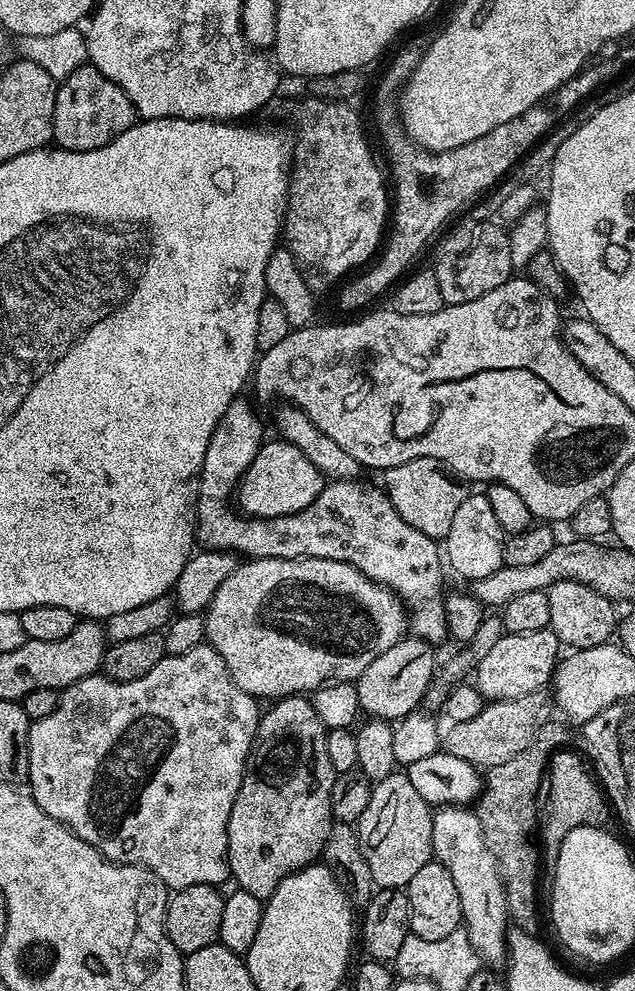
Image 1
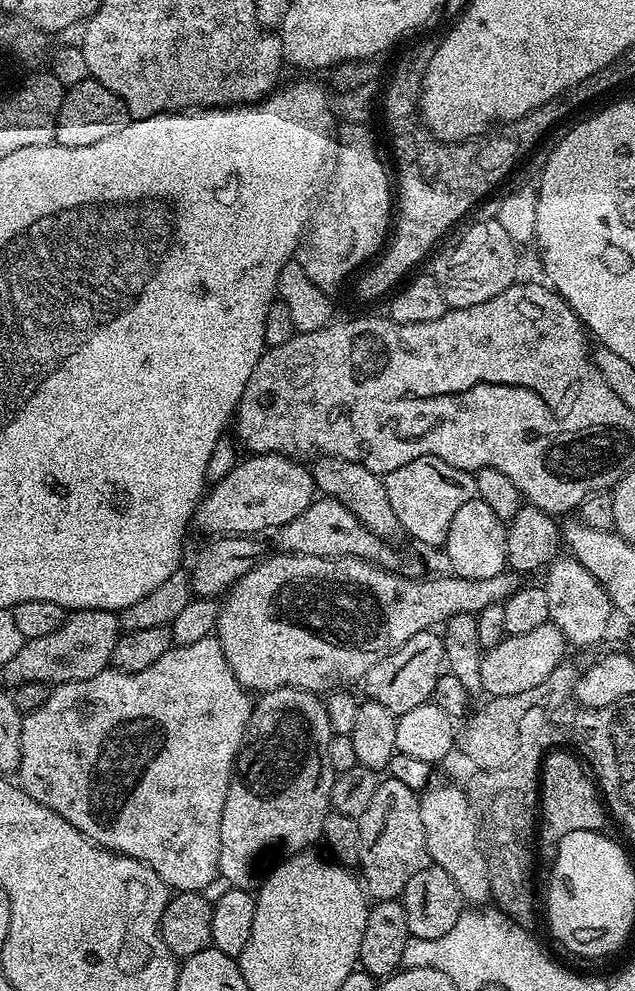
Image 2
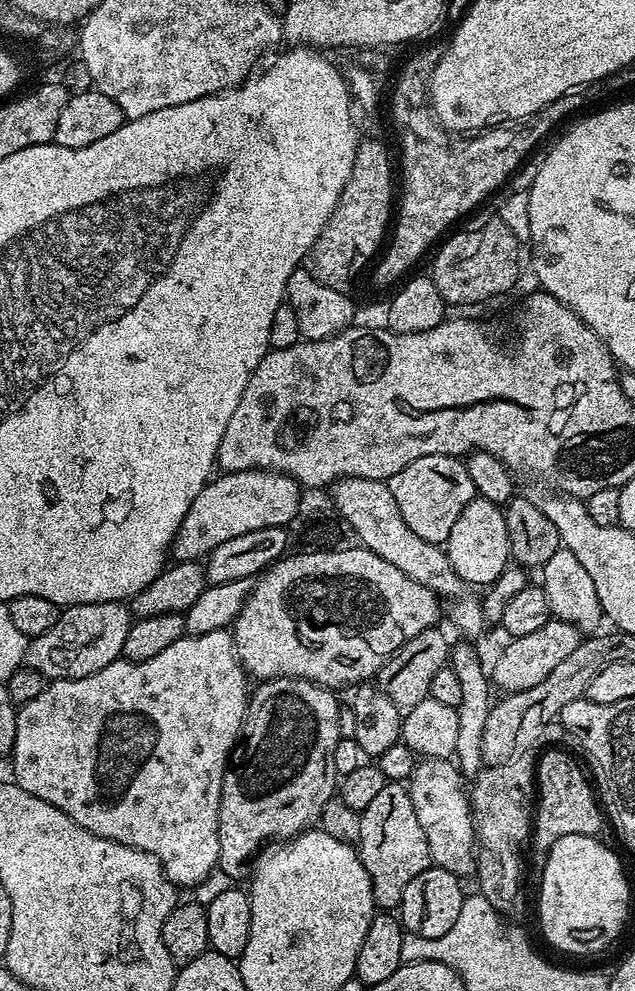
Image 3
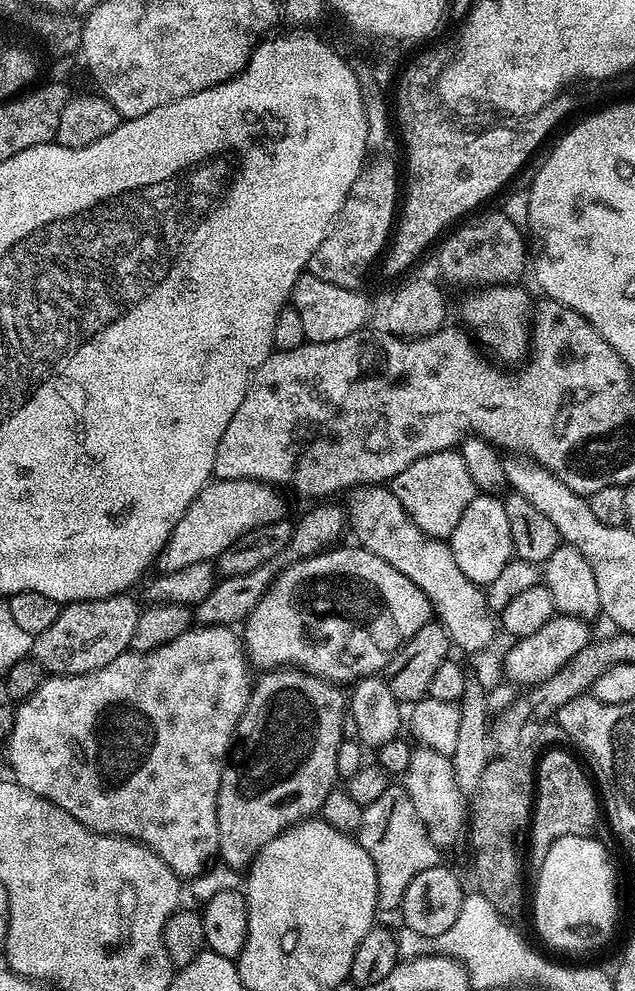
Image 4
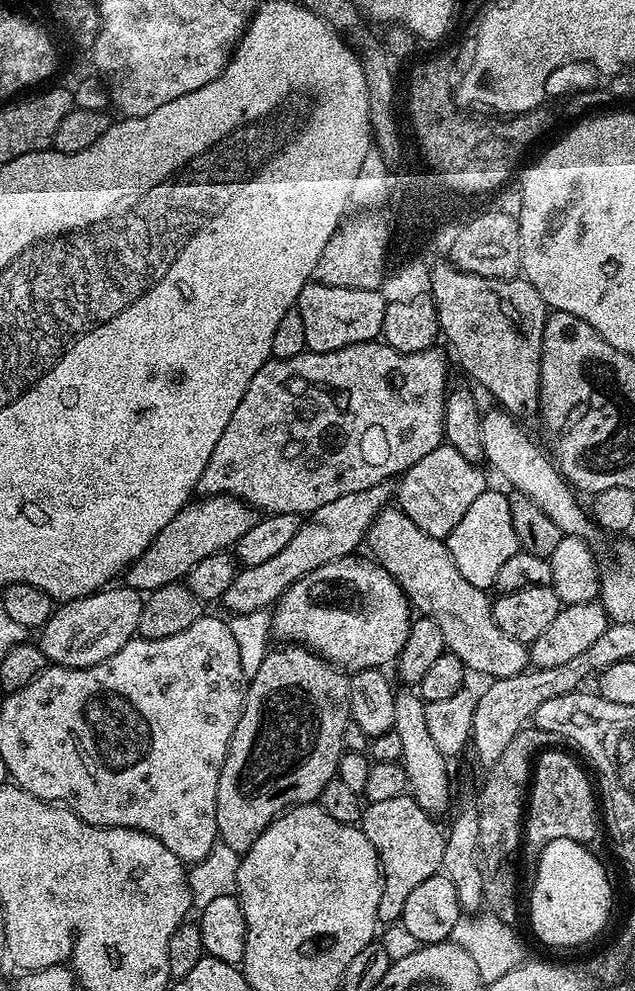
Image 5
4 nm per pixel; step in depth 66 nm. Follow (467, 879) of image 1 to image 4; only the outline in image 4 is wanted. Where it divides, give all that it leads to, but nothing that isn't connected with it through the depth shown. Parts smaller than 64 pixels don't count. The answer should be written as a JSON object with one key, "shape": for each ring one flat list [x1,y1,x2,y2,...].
{"shape":[[417,747,409,751,408,765,402,773,402,787,410,794,410,802,414,802,414,810,418,810,418,818,422,818,432,843,447,850,463,832,465,835,466,797,458,790,451,759,432,748]]}

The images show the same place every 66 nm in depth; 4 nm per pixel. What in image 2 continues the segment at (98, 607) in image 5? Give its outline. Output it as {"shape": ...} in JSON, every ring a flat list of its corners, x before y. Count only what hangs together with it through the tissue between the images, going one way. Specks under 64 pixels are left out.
{"shape":[[72,610,64,617,64,624,54,630,54,634,46,634,46,638,34,638,25,640,22,650,10,658,10,662,2,670,5,685,15,686,26,682,46,682,50,686,65,684,66,682,78,682,86,678,94,678,94,674,105,671,111,665,114,646,122,635,120,618,117,613,110,610]]}

